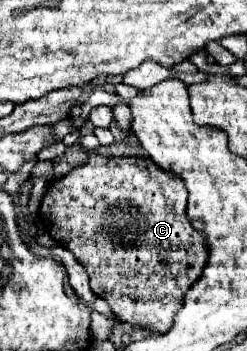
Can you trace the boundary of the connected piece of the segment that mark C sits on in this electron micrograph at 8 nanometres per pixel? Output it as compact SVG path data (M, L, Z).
M87 154L87 162L73 168L59 180L49 182L41 198L39 218L49 236L71 250L77 262L87 270L95 296L107 300L117 320L151 332L167 332L183 304L185 292L199 280L209 258L207 242L185 216L187 192L181 180L161 172L149 158L105 158Z

